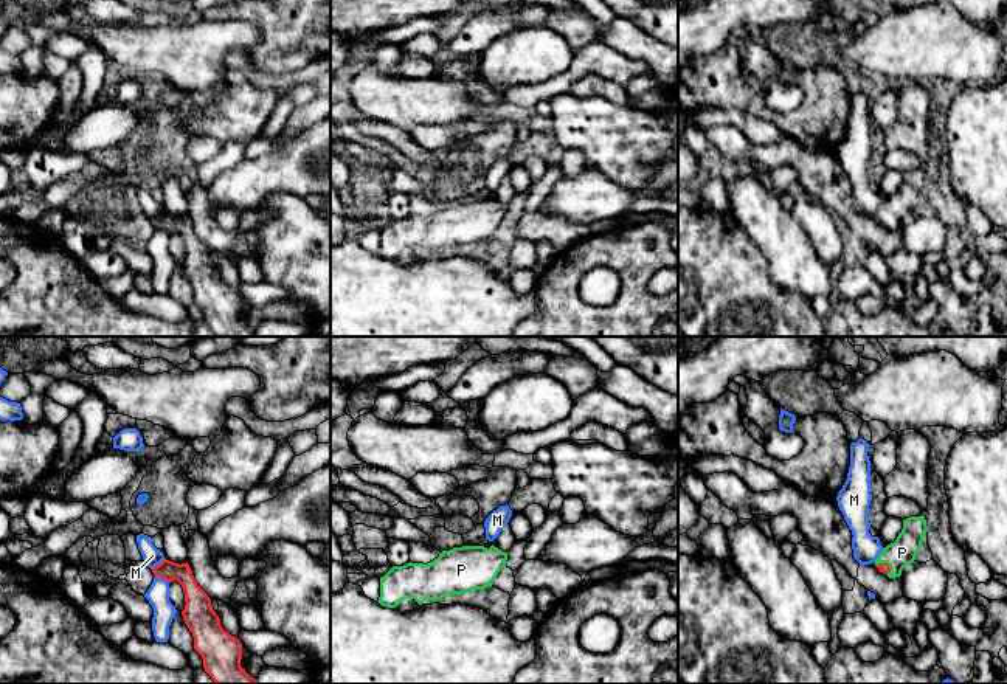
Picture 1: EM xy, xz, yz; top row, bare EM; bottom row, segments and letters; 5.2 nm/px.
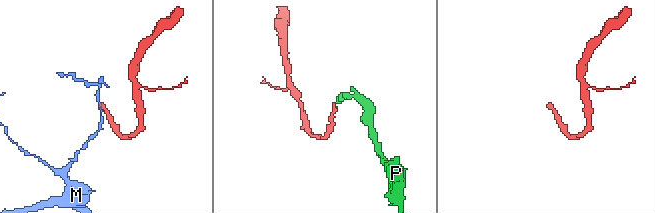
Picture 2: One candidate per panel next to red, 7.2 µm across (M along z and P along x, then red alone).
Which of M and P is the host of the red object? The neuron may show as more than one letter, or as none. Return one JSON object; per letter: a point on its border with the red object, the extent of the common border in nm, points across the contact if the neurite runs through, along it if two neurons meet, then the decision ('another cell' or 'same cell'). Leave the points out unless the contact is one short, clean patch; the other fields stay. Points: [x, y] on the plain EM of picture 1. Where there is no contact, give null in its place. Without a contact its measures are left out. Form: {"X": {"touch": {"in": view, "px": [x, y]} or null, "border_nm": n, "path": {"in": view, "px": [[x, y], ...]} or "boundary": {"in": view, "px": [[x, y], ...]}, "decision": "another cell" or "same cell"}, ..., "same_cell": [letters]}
{"M": {"touch": {"in": "xy", "px": [157, 217]}, "border_nm": 90, "boundary": {"in": "xy", "px": [[165, 211], [151, 221]]}, "decision": "another cell"}, "P": {"touch": {"in": "yz", "px": [886, 216]}, "border_nm": 90, "path": {"in": "yz", "px": [[883, 221], [886, 216], [902, 205]]}, "decision": "same cell"}, "same_cell": ["P"]}

